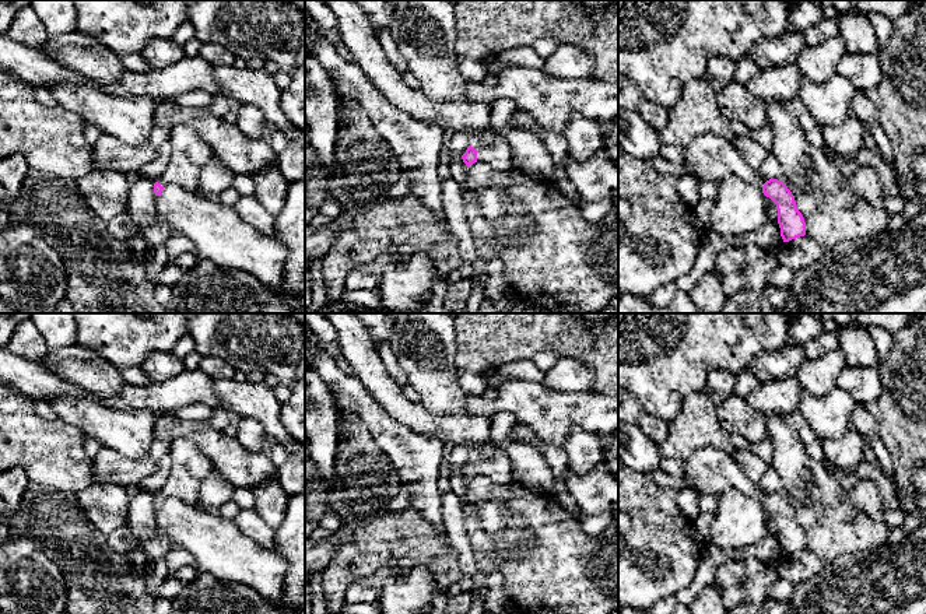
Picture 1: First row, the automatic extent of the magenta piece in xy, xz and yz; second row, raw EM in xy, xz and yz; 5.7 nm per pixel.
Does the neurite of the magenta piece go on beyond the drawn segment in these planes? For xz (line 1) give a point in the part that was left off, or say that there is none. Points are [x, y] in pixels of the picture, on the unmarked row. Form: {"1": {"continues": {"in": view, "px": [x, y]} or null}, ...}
{"1": {"continues": {"in": "xz", "px": [498, 467]}}}

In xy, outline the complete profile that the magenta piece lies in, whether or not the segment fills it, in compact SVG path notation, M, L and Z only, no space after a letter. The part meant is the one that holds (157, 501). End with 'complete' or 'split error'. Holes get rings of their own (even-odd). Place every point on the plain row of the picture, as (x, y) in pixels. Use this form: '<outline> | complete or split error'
M186 438L175 439L169 452L172 467L166 483L155 492L155 509L159 509L162 502L169 498L197 504L201 485L215 473L207 456Z | split error

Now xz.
M499 446L494 448L490 459L484 459L480 450L471 450L462 471L467 481L474 476L485 476L497 484L513 483L512 462Z | split error

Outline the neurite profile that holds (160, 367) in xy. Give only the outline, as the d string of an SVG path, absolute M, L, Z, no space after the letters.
M172 351L155 352L150 355L143 364L141 369L154 382L165 382L185 371L183 361Z

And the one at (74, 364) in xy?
M78 344L49 350L43 361L49 372L97 397L115 396L127 385L120 368Z

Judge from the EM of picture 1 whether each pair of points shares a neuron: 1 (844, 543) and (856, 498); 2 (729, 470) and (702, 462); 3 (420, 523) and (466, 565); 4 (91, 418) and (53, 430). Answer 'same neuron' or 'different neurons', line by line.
1: different neurons
2: same neuron
3: different neurons
4: different neurons

